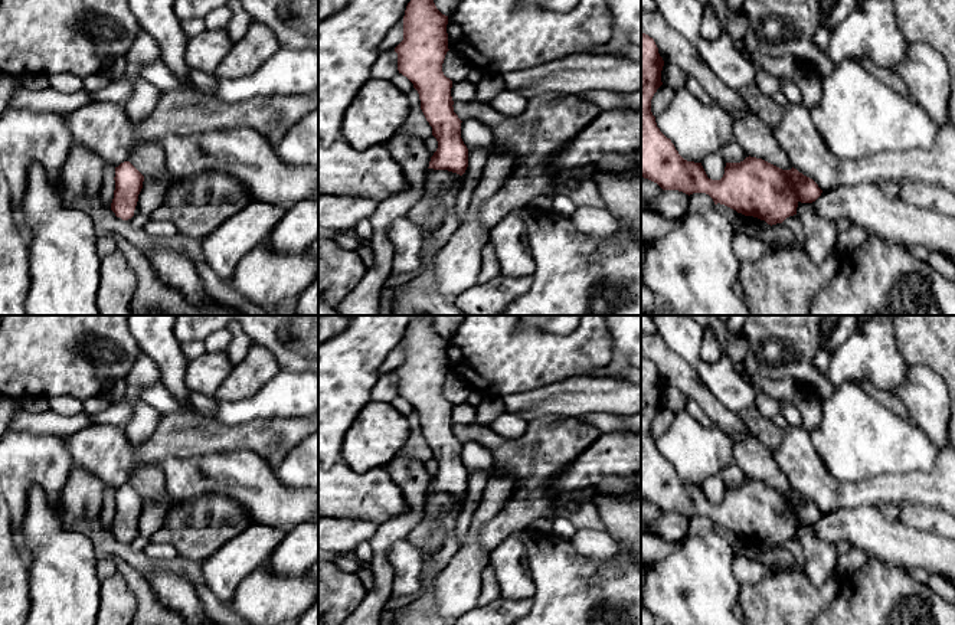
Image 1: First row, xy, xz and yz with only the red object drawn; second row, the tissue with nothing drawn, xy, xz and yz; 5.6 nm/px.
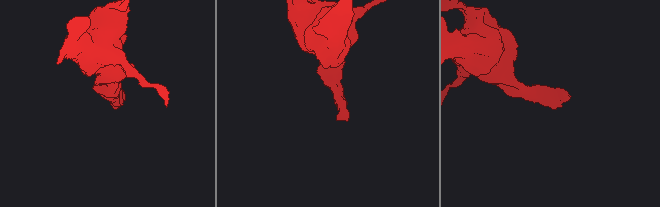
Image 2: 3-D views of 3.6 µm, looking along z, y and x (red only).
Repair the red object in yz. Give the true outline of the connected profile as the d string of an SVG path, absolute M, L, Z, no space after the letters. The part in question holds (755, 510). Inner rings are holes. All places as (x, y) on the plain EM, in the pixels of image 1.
M641 354L641 500L663 513L689 518L706 516L714 527L725 527L771 549L798 539L799 524L811 526L824 541L847 541L906 570L923 567L931 573L941 572L955 585L955 540L923 533L899 520L890 521L877 507L860 505L822 514L797 491L782 493L750 478L740 485L726 485L720 503L709 501L701 485L684 482L657 449L651 422L663 408L663 389L654 361Z

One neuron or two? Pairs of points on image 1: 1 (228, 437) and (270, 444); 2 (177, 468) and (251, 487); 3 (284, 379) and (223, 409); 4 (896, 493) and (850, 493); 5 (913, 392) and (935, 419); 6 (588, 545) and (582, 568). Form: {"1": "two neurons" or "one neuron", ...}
{"1": "one neuron", "2": "one neuron", "3": "one neuron", "4": "one neuron", "5": "one neuron", "6": "two neurons"}

